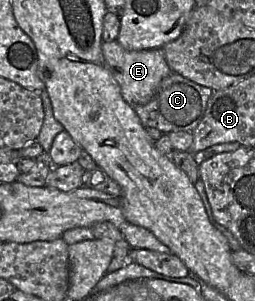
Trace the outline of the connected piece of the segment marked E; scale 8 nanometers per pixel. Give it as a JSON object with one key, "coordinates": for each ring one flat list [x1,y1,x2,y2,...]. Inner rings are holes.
{"coordinates":[[114,40,102,42,102,53,108,69,120,87,123,99,131,106,149,102,160,82,172,72,165,59,163,48,129,51]]}

